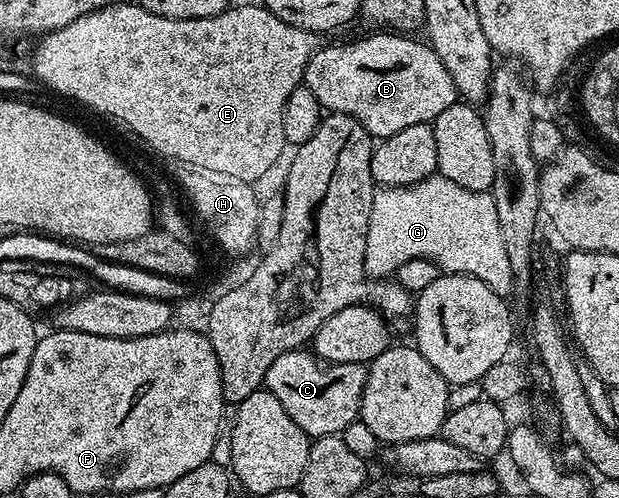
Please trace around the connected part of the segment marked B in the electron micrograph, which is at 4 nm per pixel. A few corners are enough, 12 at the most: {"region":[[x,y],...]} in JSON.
{"region":[[398,31],[323,44],[304,83],[374,139],[460,96],[436,51]]}

